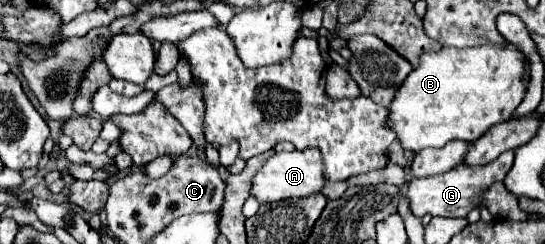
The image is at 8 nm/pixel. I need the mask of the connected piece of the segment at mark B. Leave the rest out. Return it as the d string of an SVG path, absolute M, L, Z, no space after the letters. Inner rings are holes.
M483 45L477 49L439 49L437 53L423 53L419 65L395 91L389 105L387 127L395 131L397 141L407 151L421 151L425 147L443 147L449 141L475 141L491 125L509 121L517 105L523 101L529 85L529 71L523 53L515 45Z

